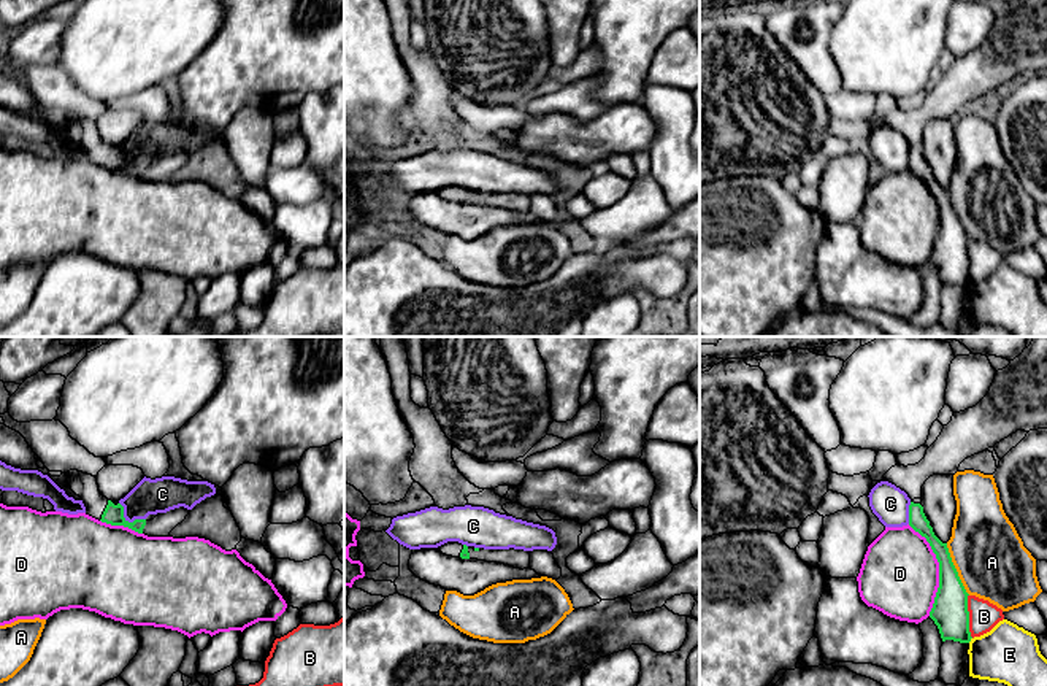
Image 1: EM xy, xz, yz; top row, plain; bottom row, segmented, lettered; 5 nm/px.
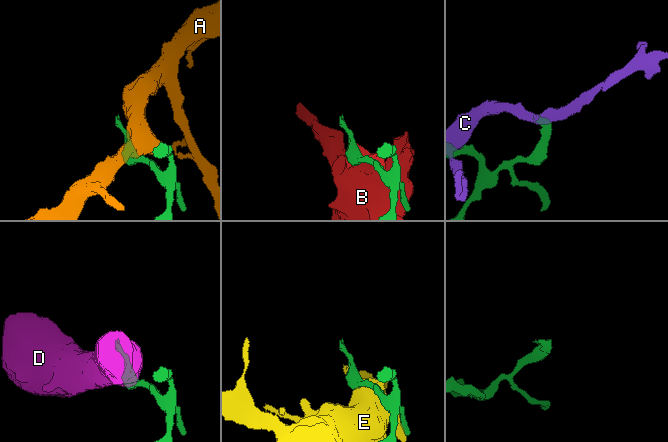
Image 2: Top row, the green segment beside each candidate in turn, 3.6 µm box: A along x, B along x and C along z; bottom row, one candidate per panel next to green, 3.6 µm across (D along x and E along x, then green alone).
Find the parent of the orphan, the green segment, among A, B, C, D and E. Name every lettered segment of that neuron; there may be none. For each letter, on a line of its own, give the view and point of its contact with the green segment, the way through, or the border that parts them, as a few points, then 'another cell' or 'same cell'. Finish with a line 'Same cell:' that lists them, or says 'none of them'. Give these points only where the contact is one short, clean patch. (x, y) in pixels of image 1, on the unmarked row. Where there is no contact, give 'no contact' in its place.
A: meets green in yz at (955, 213); another cell
B: meets green in yz at (968, 261); another cell
C: meets green in xy at (127, 165); another cell
D: meets green in yz at (939, 213); another cell
E: meets green in yz at (970, 285); another cell
Same cell: none of them

